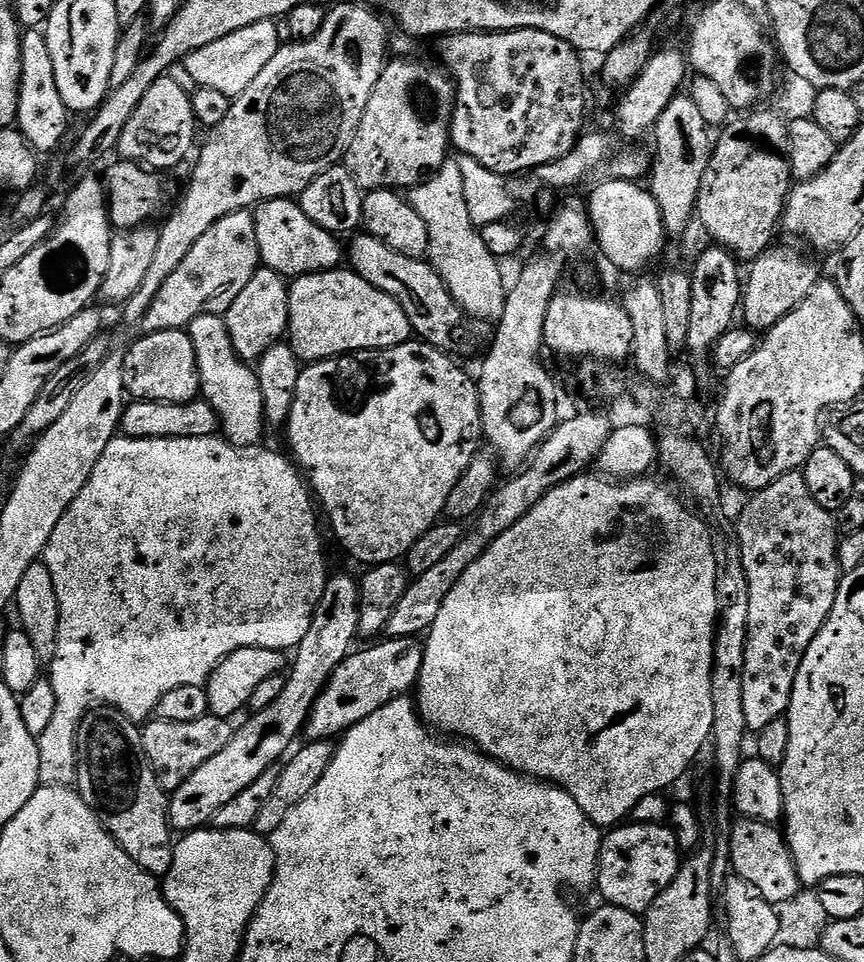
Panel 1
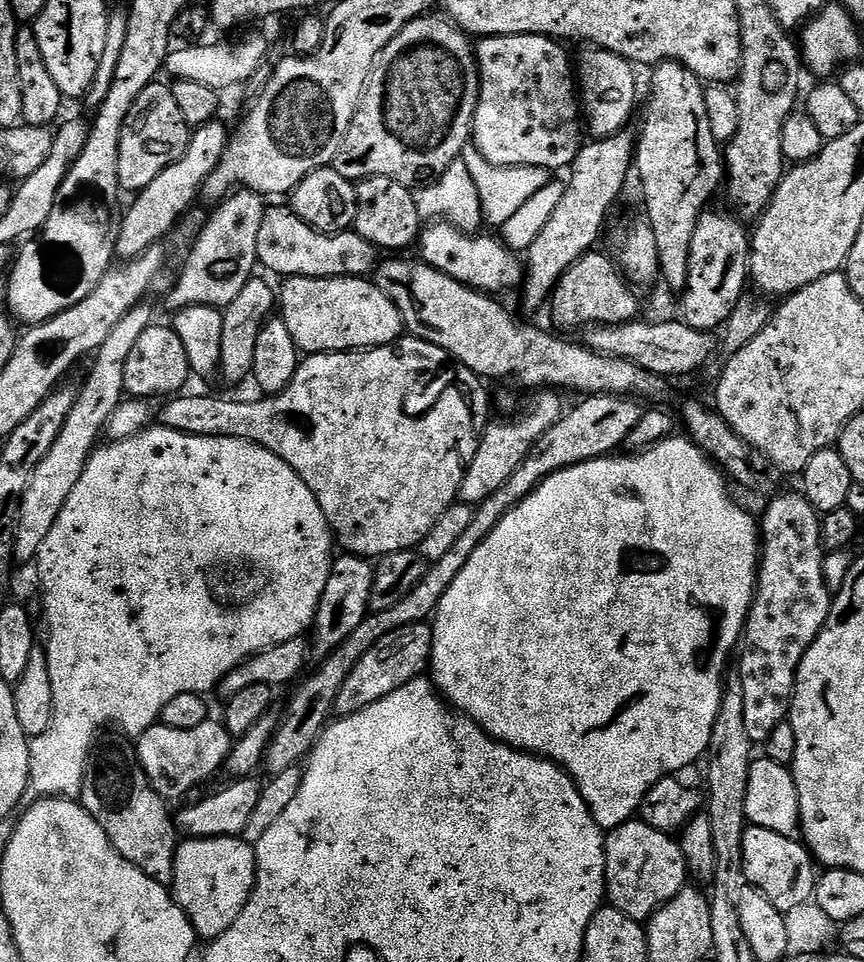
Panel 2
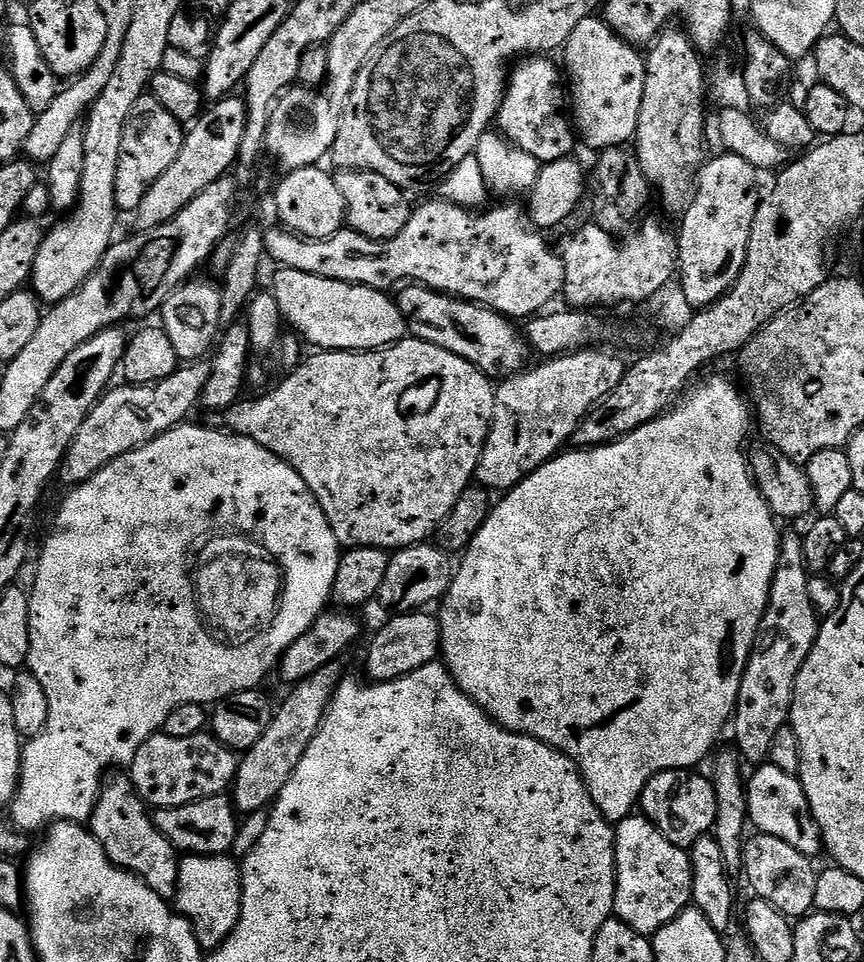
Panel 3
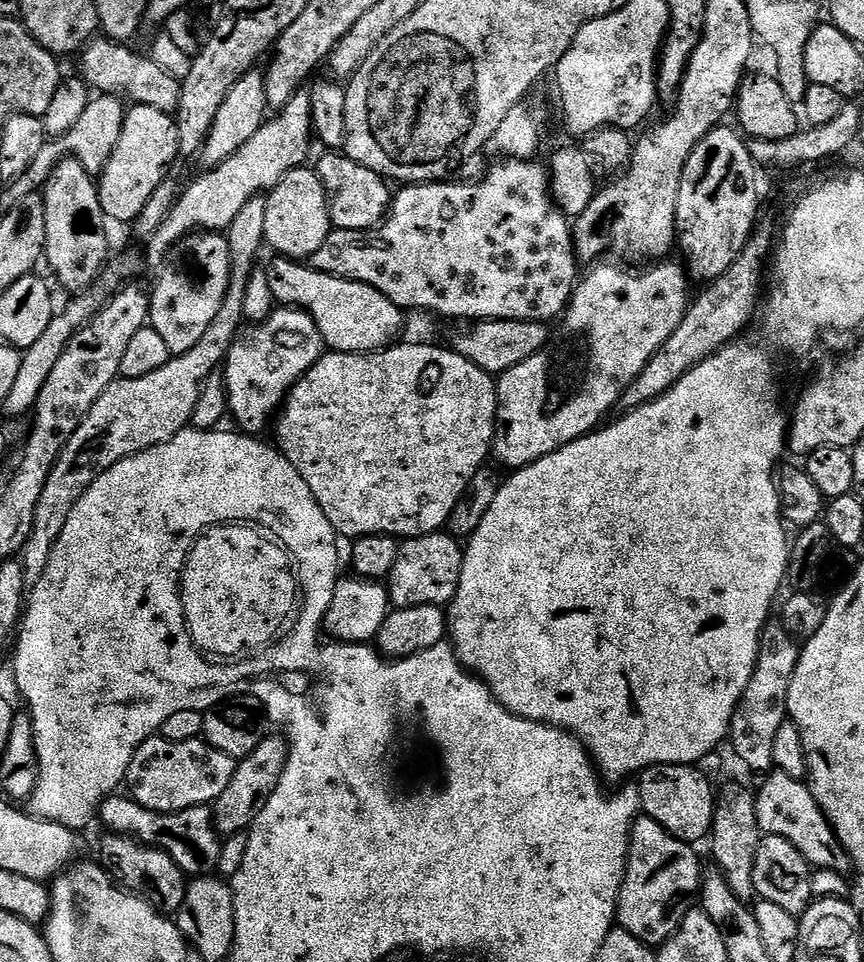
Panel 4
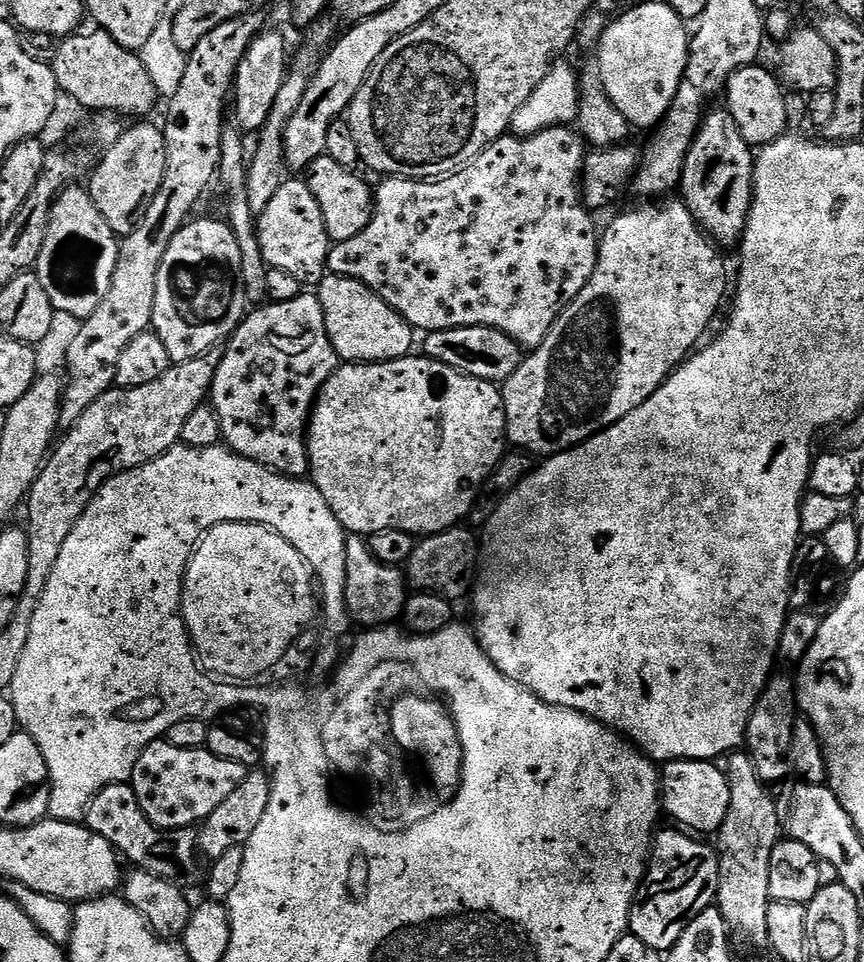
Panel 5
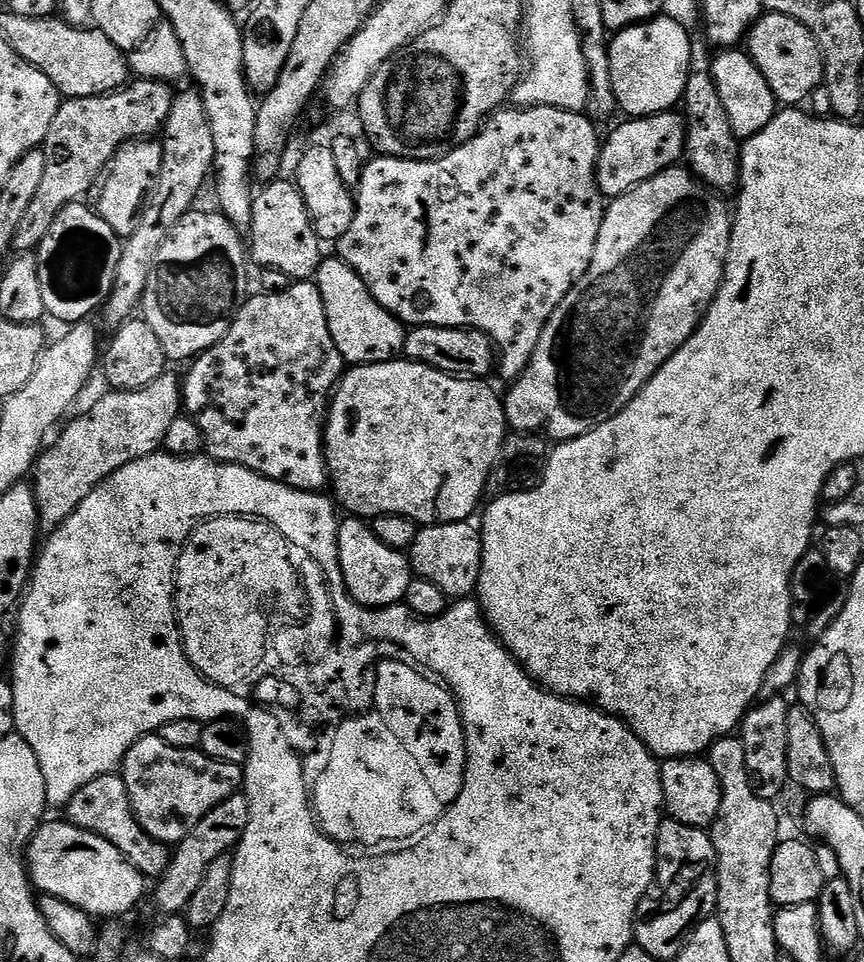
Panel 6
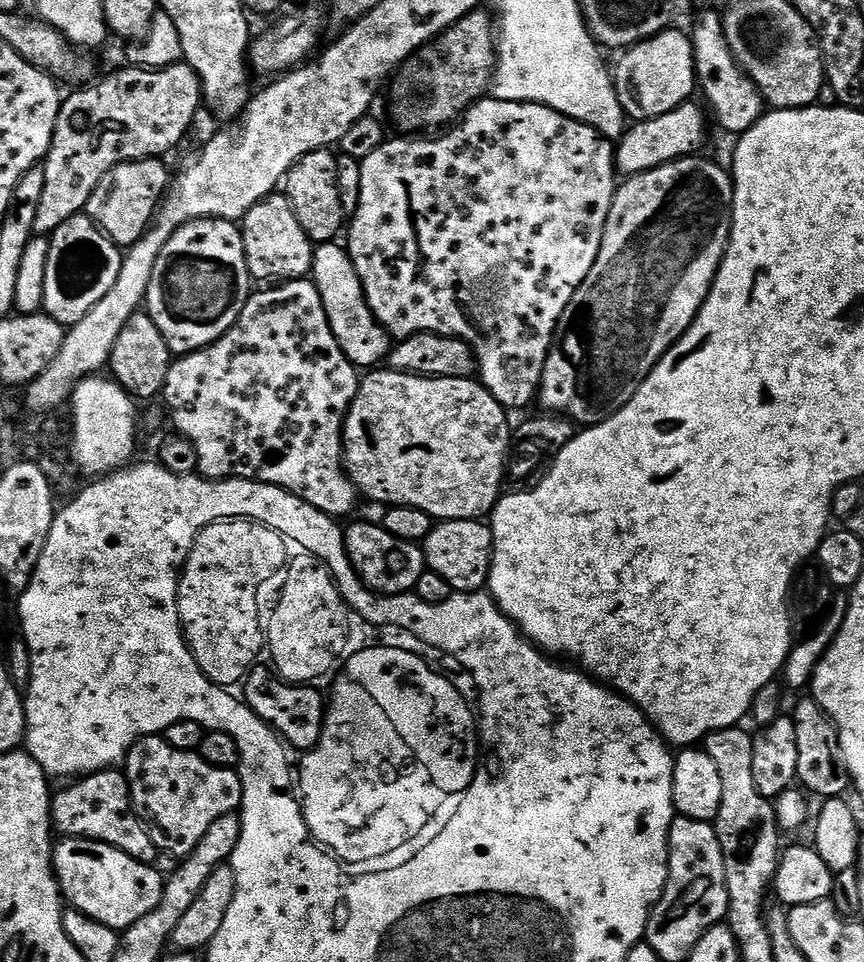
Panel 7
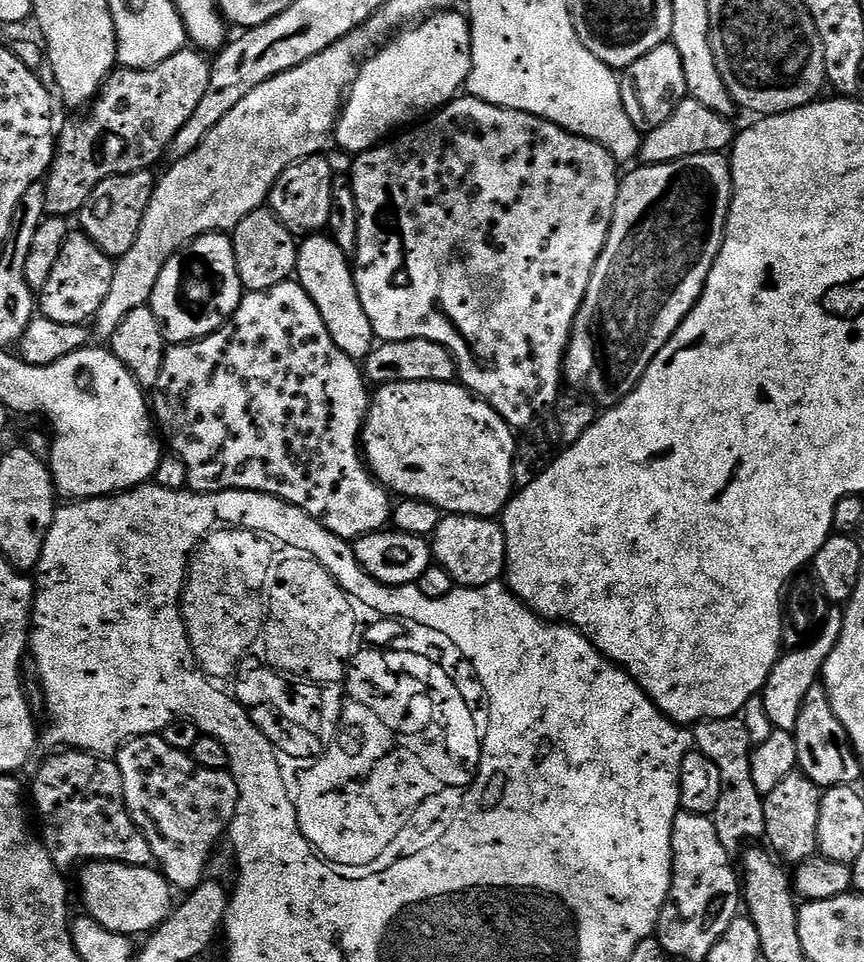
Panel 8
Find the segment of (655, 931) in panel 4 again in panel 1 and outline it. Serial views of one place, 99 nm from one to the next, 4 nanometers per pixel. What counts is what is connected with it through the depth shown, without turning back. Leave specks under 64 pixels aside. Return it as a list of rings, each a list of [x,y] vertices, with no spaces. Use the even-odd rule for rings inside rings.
[[[635,822],[625,823],[623,826],[617,826],[607,833],[600,842],[600,862],[596,870],[596,884],[600,892],[604,895],[602,898],[604,904],[613,904],[622,910],[630,910],[637,914],[643,914],[648,911],[648,907],[654,902],[654,898],[658,898],[658,894],[662,894],[662,890],[666,890],[666,886],[670,886],[670,882],[674,882],[674,878],[678,874],[682,863],[682,853],[678,842],[674,838],[671,828],[665,826],[663,823],[659,824],[638,824]]]

